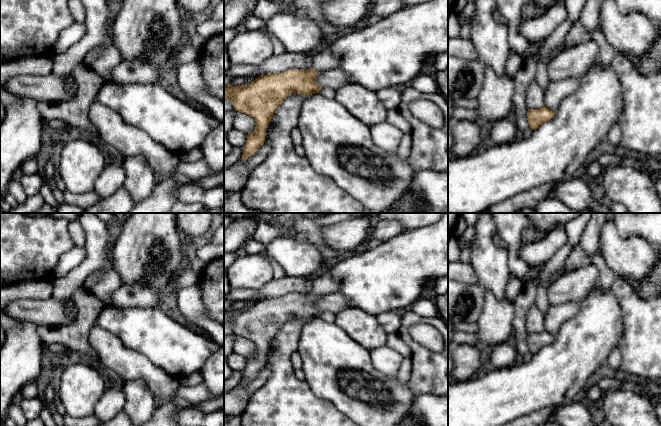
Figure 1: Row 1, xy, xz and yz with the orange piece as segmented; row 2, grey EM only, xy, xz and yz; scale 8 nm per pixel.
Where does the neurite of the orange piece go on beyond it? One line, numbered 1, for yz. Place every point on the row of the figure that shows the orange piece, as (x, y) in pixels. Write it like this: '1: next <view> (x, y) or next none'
1: next none

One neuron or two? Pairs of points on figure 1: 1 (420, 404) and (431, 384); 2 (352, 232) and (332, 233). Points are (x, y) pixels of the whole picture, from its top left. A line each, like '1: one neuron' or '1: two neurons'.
1: two neurons
2: one neuron

